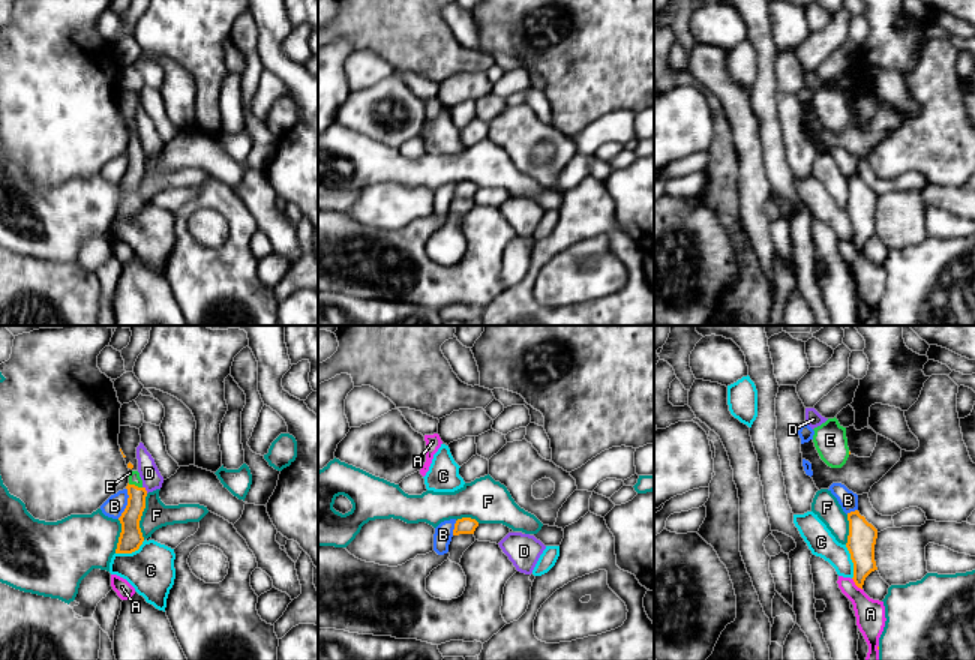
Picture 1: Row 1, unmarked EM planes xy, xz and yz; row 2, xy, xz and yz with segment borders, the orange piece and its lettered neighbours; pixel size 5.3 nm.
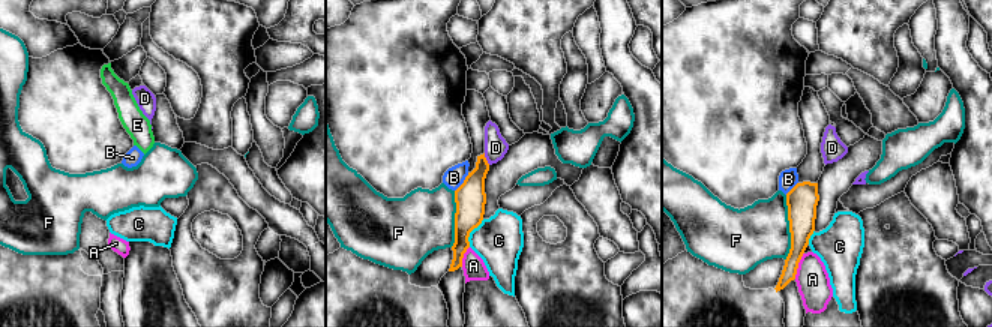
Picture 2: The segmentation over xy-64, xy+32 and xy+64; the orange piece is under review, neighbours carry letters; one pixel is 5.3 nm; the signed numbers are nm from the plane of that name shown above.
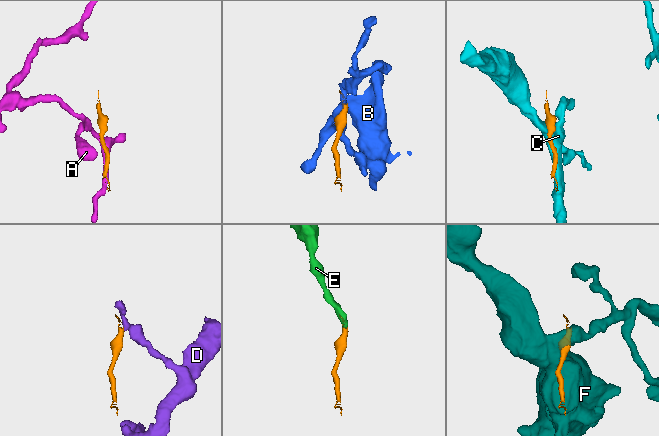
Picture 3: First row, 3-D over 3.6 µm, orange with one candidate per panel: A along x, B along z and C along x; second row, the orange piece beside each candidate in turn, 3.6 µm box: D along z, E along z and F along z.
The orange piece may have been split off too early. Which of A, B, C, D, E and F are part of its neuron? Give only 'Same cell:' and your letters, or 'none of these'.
Same cell: E

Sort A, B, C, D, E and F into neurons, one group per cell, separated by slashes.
A / B / C / D / E / F

